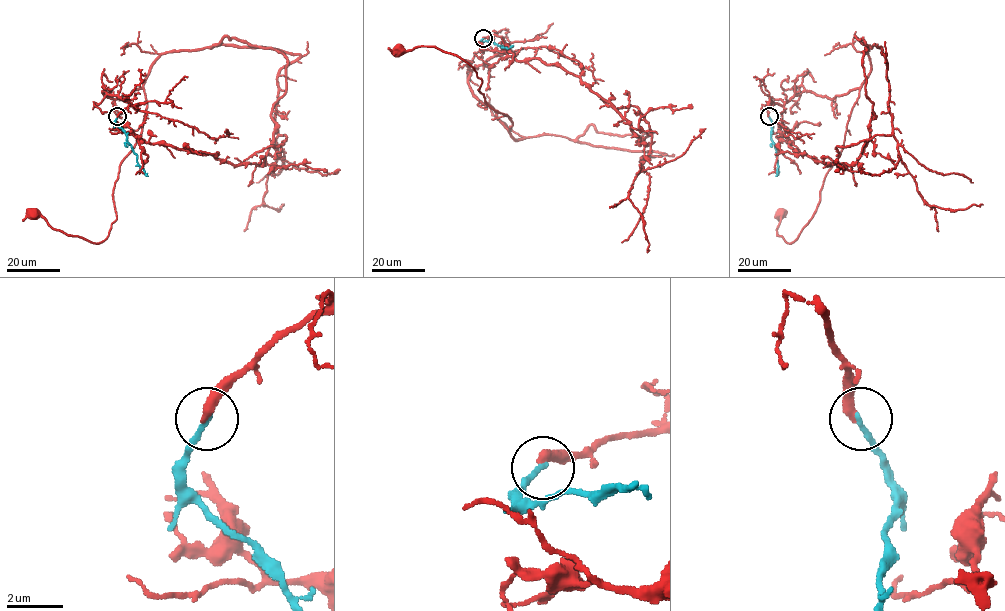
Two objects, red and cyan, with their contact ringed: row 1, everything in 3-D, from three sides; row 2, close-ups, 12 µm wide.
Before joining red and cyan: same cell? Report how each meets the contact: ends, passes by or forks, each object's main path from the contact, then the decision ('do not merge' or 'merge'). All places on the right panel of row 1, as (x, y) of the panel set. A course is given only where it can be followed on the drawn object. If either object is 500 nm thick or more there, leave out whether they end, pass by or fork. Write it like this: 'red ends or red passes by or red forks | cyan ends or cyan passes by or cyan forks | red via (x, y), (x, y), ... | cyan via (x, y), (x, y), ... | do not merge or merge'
red ends | cyan ends | red via (768, 117), (766, 104), (803, 91), (832, 98), (860, 88), (840, 155), (793, 242), (777, 234), (780, 211) | cyan via (769, 117), (776, 155), (776, 176) | merge

